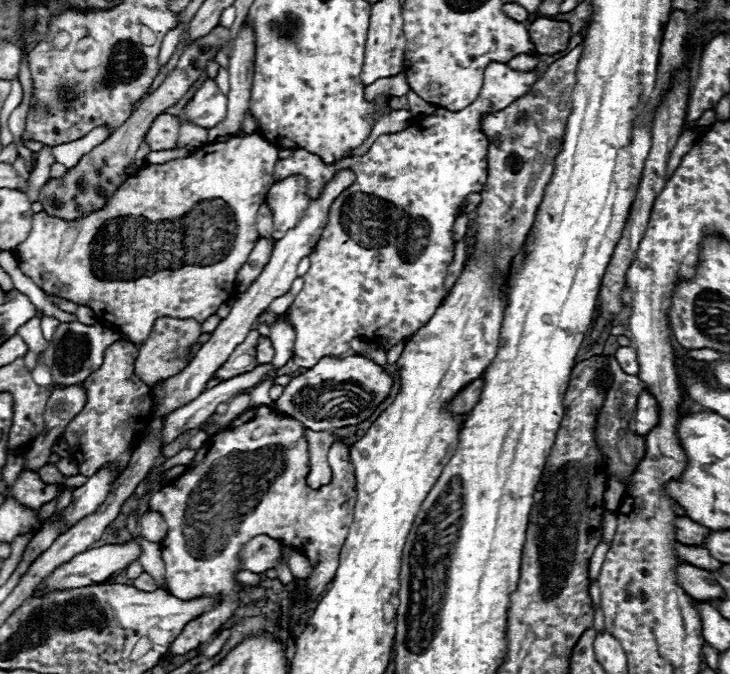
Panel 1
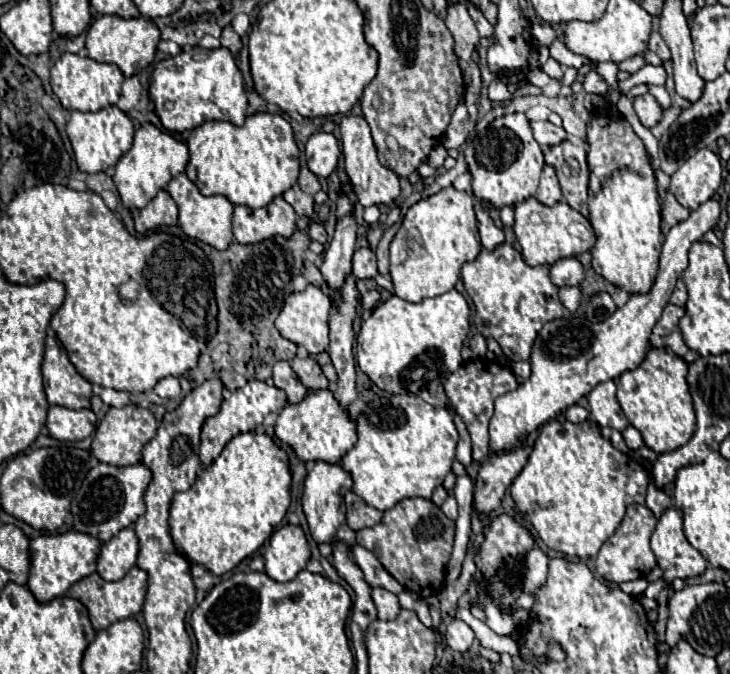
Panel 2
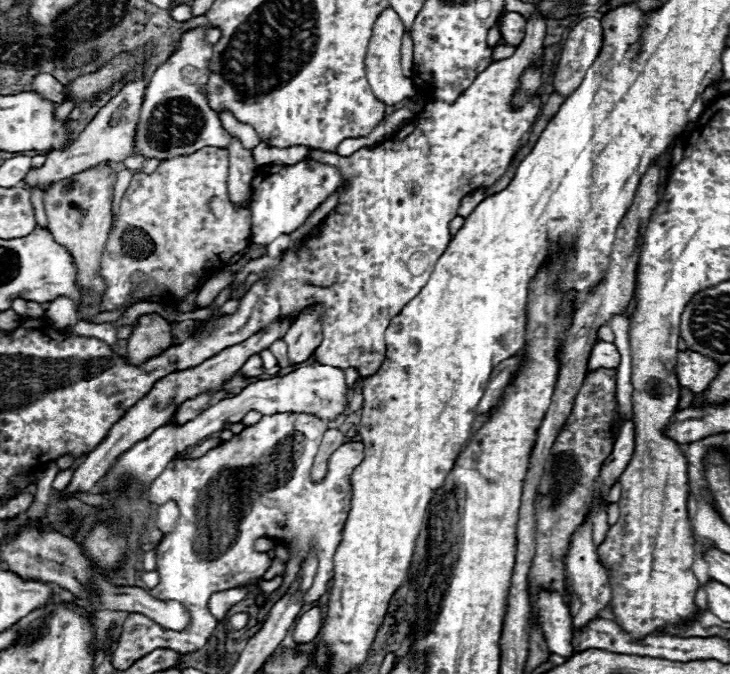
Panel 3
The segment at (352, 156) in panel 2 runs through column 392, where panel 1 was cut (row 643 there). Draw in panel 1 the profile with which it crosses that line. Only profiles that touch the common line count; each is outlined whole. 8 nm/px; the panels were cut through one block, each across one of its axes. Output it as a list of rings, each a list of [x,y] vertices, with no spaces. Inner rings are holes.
[[[254,406],[244,410],[226,430],[214,434],[206,444],[196,452],[194,460],[188,464],[186,472],[178,476],[168,486],[162,486],[156,490],[156,494],[150,496],[148,504],[150,510],[160,512],[168,524],[168,534],[162,544],[162,560],[166,568],[166,582],[168,582],[168,594],[176,598],[198,598],[198,596],[212,596],[222,594],[224,602],[216,606],[212,612],[202,614],[200,618],[188,622],[184,630],[178,634],[176,642],[170,646],[170,654],[186,654],[190,650],[196,650],[204,642],[210,640],[210,636],[220,630],[230,618],[232,612],[242,602],[258,602],[264,598],[264,588],[260,586],[245,587],[234,580],[234,572],[238,572],[238,554],[244,548],[244,544],[258,536],[266,534],[270,538],[276,538],[278,542],[296,548],[312,562],[320,562],[310,578],[306,578],[300,584],[300,592],[308,598],[316,598],[326,590],[326,584],[334,578],[340,548],[348,536],[348,528],[352,524],[352,512],[356,502],[356,488],[354,488],[354,466],[350,462],[350,450],[346,444],[336,442],[330,448],[328,462],[332,468],[330,484],[320,486],[318,490],[312,490],[306,486],[306,474],[310,470],[308,462],[308,442],[304,436],[304,430],[300,428],[300,422],[294,418],[280,416],[268,406]]]

